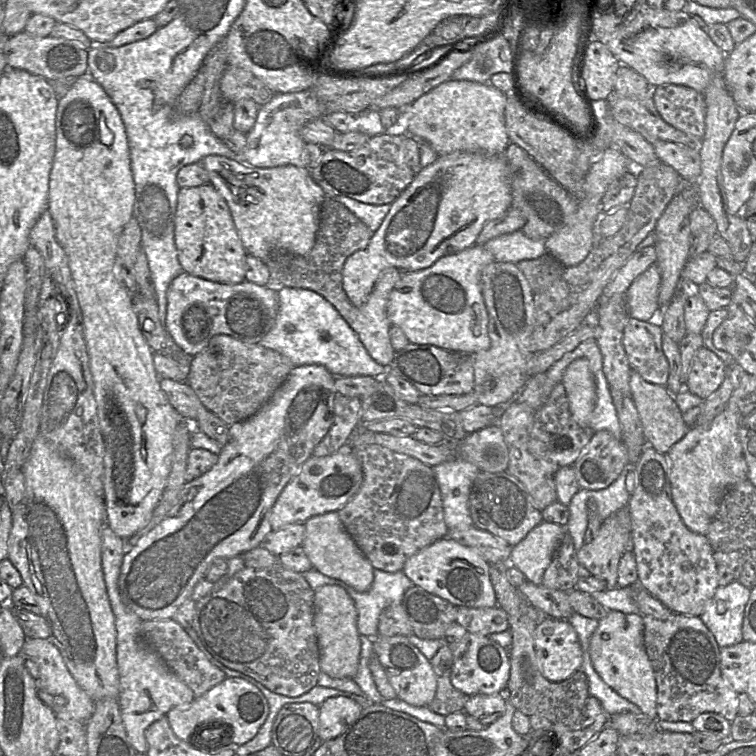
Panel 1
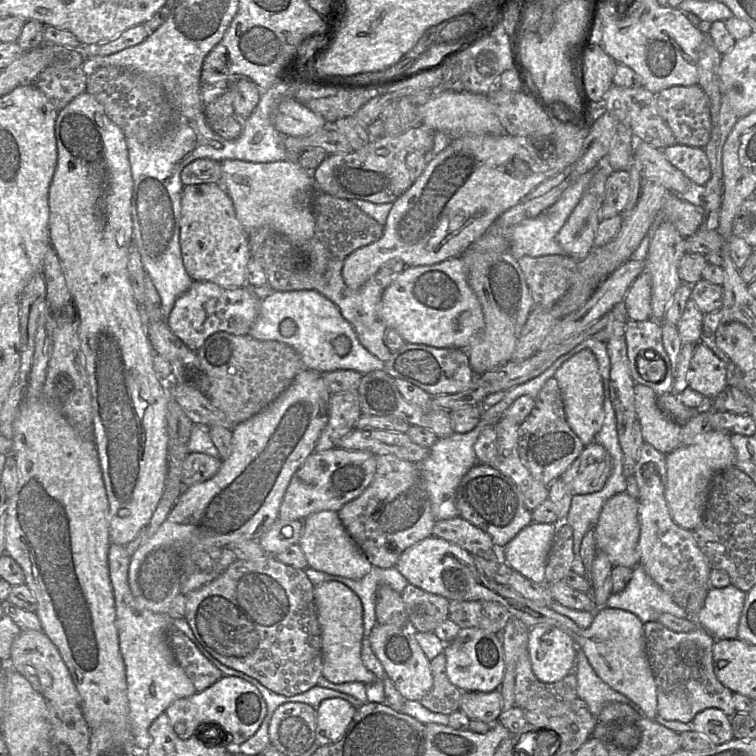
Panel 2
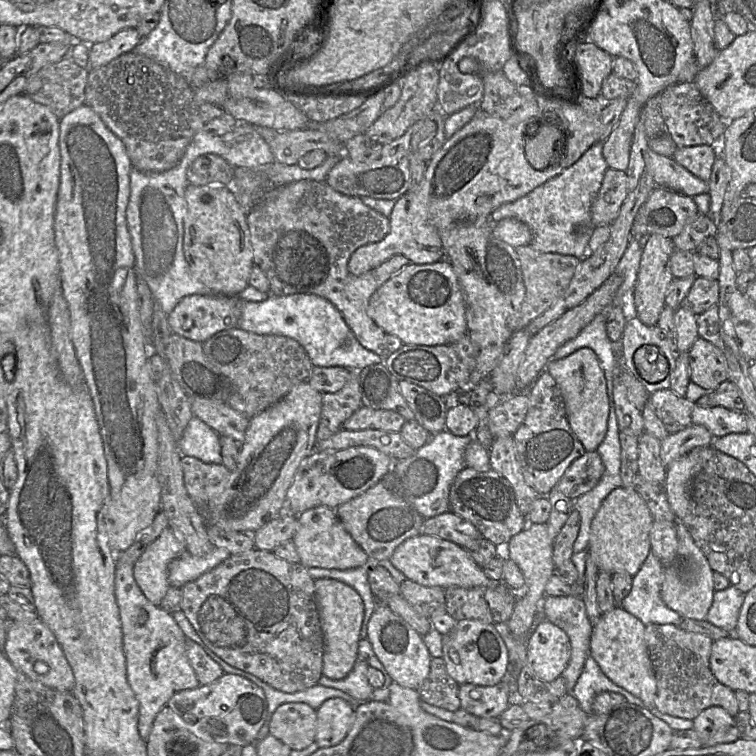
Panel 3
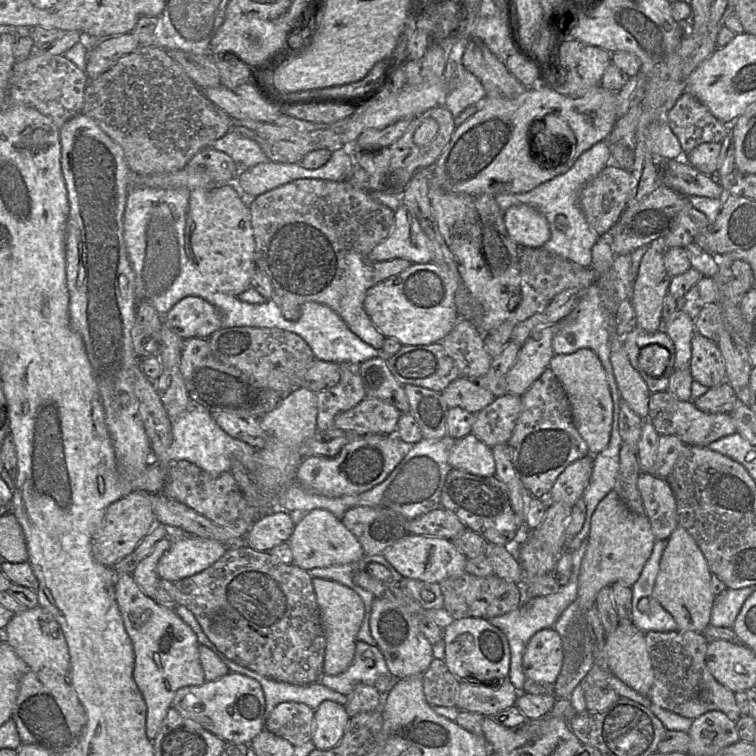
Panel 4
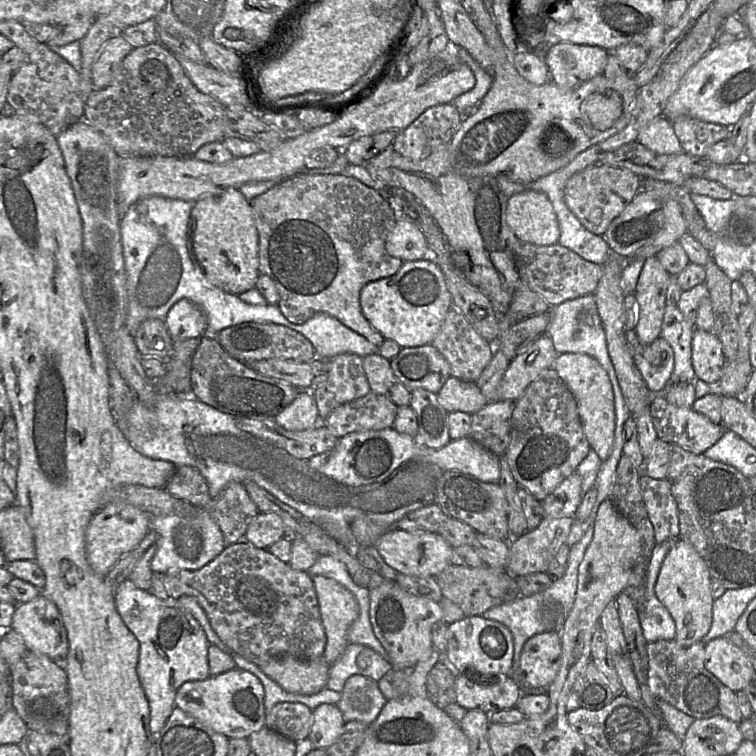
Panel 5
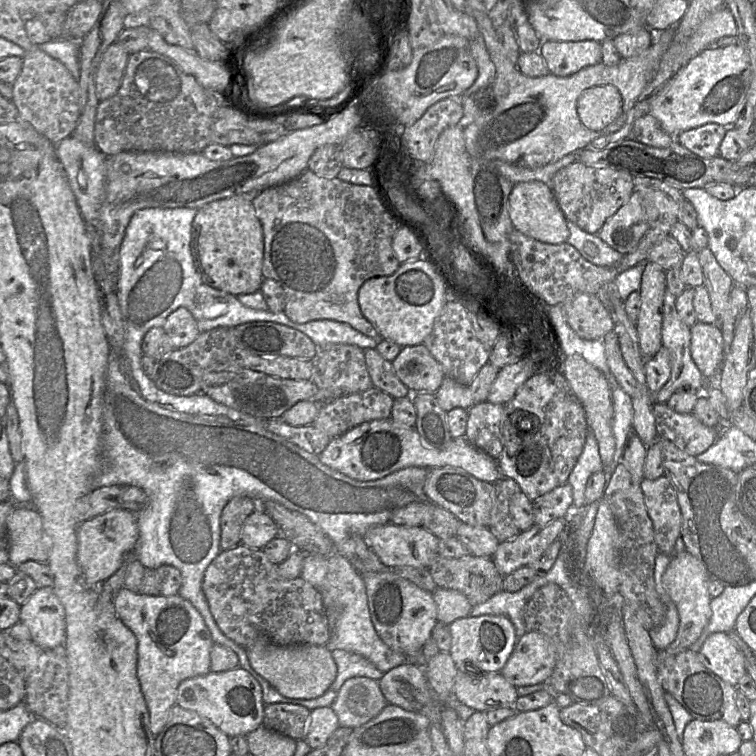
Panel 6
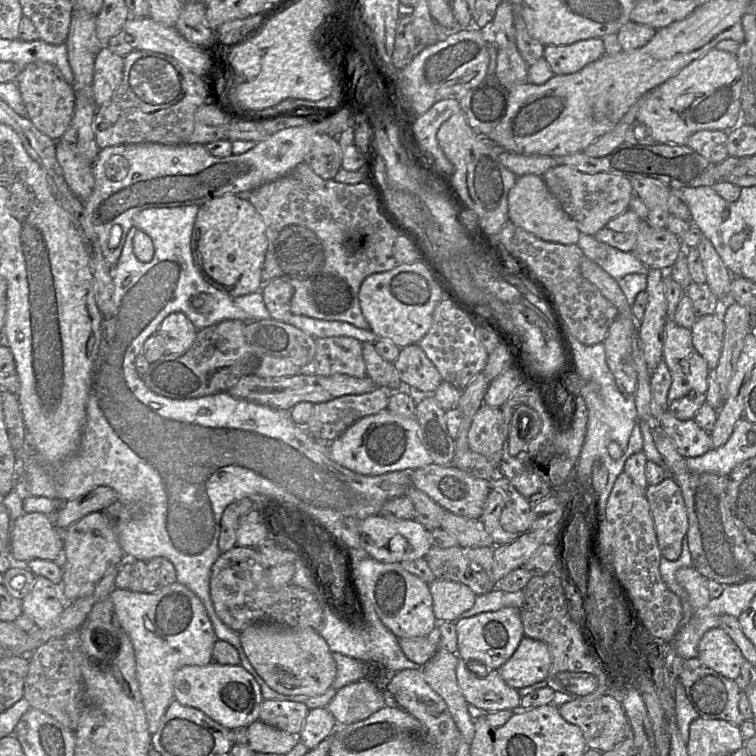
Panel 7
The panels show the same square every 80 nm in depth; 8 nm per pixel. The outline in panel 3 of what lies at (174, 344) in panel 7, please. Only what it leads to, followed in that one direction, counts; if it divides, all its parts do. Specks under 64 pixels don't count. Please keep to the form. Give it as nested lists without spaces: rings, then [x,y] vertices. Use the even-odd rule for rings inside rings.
[[[193,294],[180,300],[168,315],[168,324],[173,333],[195,342],[204,343],[220,331],[237,328],[240,316],[239,296]]]

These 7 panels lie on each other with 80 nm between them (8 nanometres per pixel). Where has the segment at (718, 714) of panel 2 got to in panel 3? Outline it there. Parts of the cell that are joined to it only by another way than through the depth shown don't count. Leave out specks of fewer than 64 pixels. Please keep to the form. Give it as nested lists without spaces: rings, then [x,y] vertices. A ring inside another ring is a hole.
[[[711,706],[693,720],[693,729],[700,736],[703,746],[731,743],[740,738],[734,718],[722,707]]]

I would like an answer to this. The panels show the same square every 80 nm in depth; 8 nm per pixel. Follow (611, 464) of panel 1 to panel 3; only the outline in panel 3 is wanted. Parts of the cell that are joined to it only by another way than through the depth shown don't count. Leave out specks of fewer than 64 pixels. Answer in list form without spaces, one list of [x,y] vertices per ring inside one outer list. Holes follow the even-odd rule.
[[[586,451],[565,470],[555,488],[575,500],[593,489],[604,473],[604,465],[597,451]]]

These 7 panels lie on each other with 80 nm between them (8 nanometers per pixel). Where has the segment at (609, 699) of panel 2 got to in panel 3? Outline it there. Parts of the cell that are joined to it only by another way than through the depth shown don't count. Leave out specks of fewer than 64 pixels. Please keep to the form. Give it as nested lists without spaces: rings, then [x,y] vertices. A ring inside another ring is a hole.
[[[588,656],[582,673],[571,693],[579,703],[580,708],[587,714],[593,713],[592,703],[595,696],[601,692],[615,692],[639,707],[644,707],[643,701],[624,688],[613,683],[600,669],[593,657]]]

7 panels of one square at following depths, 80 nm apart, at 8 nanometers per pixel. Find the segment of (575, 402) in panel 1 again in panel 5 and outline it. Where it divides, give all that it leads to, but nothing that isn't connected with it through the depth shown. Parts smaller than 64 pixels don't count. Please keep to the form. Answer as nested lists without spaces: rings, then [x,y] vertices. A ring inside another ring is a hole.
[[[582,353],[558,354],[552,367],[576,400],[583,432],[590,448],[602,461],[606,460],[611,453],[615,430],[614,396],[607,372],[595,358]]]

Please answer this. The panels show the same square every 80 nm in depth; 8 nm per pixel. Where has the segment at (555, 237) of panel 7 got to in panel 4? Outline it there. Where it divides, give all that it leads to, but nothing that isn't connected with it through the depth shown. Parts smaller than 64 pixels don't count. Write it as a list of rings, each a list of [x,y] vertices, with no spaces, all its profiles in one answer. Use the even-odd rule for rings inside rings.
[[[512,206],[504,212],[503,219],[509,236],[519,247],[540,248],[550,238],[546,217],[531,206]]]

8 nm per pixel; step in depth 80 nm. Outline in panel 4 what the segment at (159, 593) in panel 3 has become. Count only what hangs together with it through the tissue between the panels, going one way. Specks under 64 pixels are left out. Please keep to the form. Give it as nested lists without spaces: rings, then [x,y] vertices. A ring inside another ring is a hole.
[[[168,537],[156,542],[150,553],[139,562],[132,574],[140,589],[154,600],[157,594],[157,584],[160,580],[157,573],[157,564],[170,546],[171,542]]]

